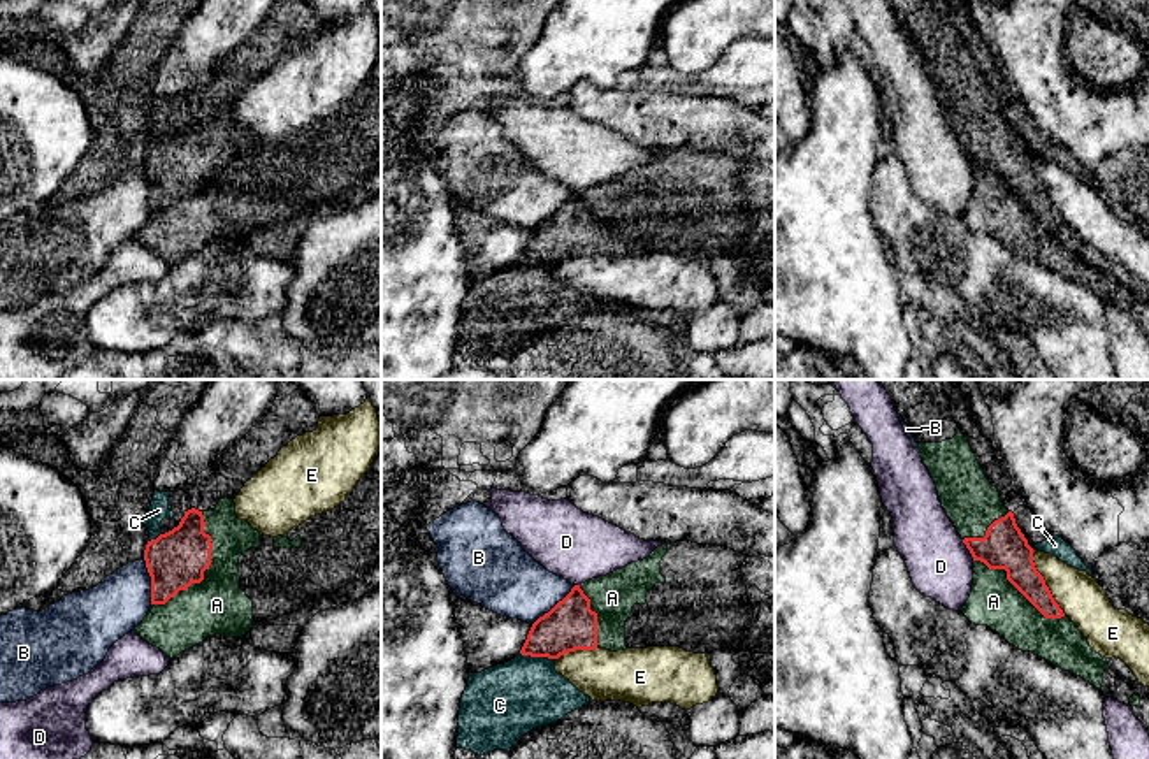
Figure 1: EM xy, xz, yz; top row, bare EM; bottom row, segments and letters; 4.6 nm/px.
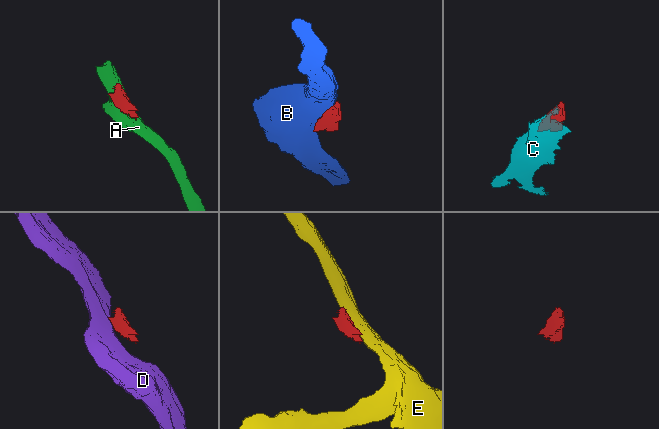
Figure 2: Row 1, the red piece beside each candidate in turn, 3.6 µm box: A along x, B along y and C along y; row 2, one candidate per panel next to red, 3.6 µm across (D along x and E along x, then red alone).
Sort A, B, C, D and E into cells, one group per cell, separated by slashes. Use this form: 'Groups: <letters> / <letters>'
Groups: A / B / C / D / E

